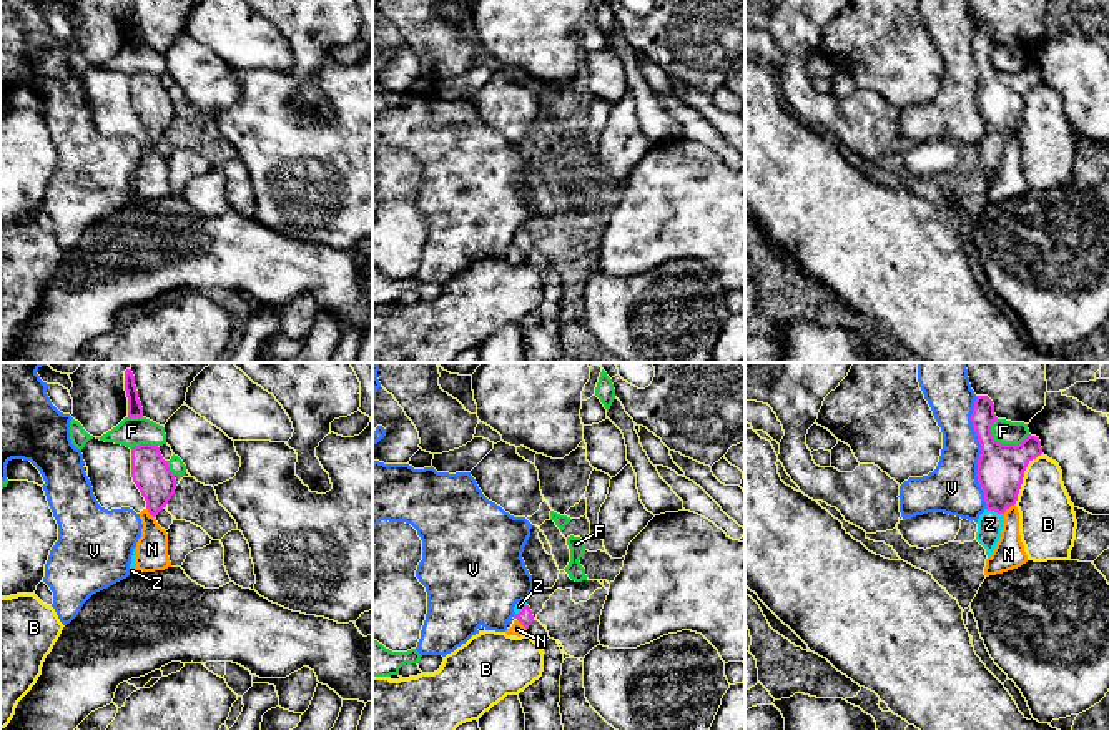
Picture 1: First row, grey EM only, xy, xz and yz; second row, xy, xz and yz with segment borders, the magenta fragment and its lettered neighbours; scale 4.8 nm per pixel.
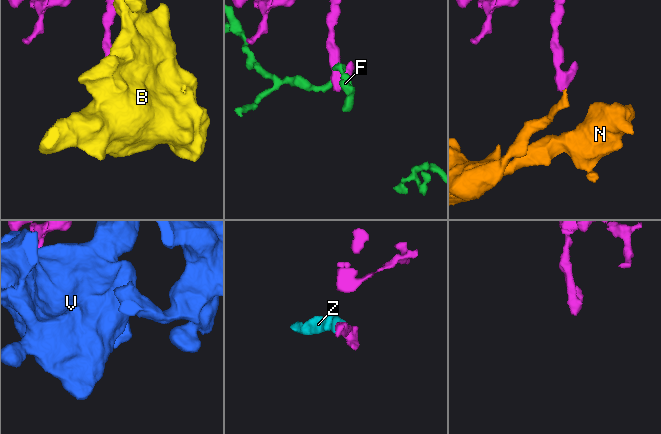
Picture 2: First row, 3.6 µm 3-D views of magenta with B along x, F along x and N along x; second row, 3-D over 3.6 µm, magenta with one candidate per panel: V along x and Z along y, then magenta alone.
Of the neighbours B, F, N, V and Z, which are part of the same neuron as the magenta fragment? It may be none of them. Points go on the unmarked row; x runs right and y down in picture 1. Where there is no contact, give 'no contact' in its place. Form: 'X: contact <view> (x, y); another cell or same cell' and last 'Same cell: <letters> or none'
B: contact yz (1023, 103); another cell
F: contact yz (1006, 72); another cell
N: contact yz (1008, 135); another cell
V: contact yz (981, 80); another cell
Z: contact yz (995, 138); same cell
Same cell: Z

